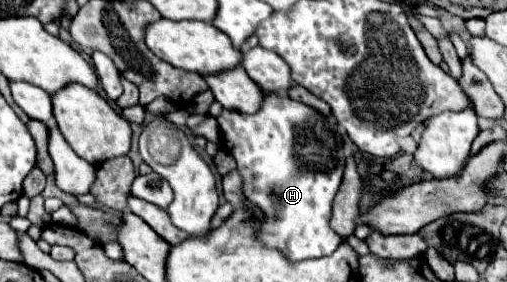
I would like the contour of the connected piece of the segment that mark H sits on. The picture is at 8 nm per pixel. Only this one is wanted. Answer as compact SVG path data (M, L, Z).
M263 92L263 102L255 114L221 110L217 116L223 148L235 158L243 180L243 196L263 212L259 240L263 246L283 252L291 262L329 256L343 244L343 238L331 230L329 218L331 202L342 181L345 158L337 160L333 174L323 174L309 172L295 156L295 126L311 116L317 116L317 110L291 100L287 92Z

